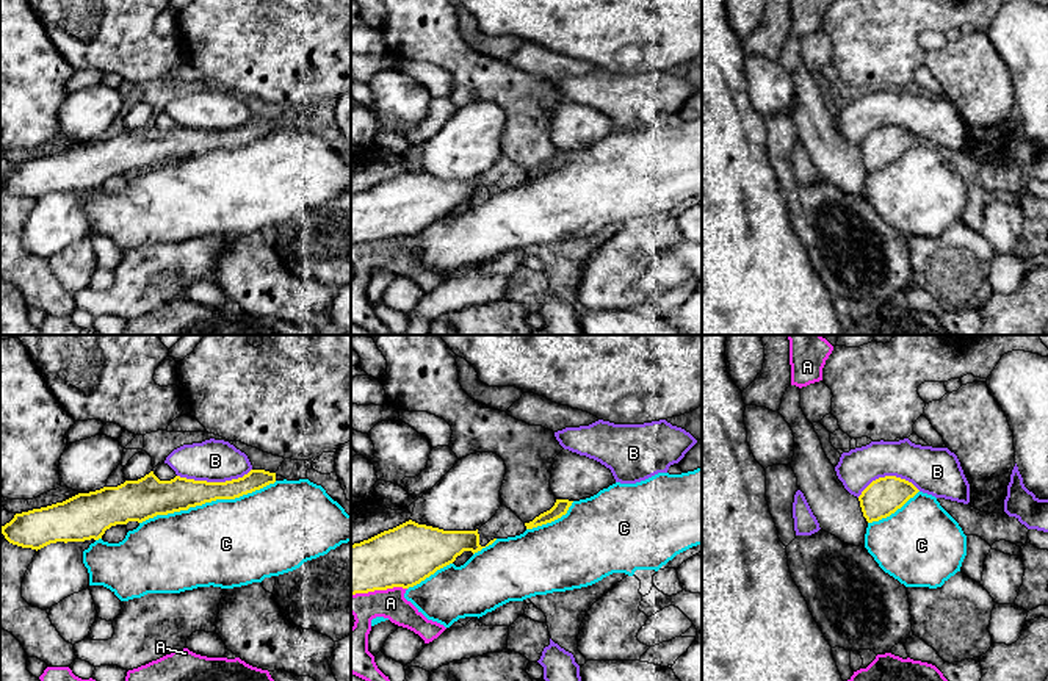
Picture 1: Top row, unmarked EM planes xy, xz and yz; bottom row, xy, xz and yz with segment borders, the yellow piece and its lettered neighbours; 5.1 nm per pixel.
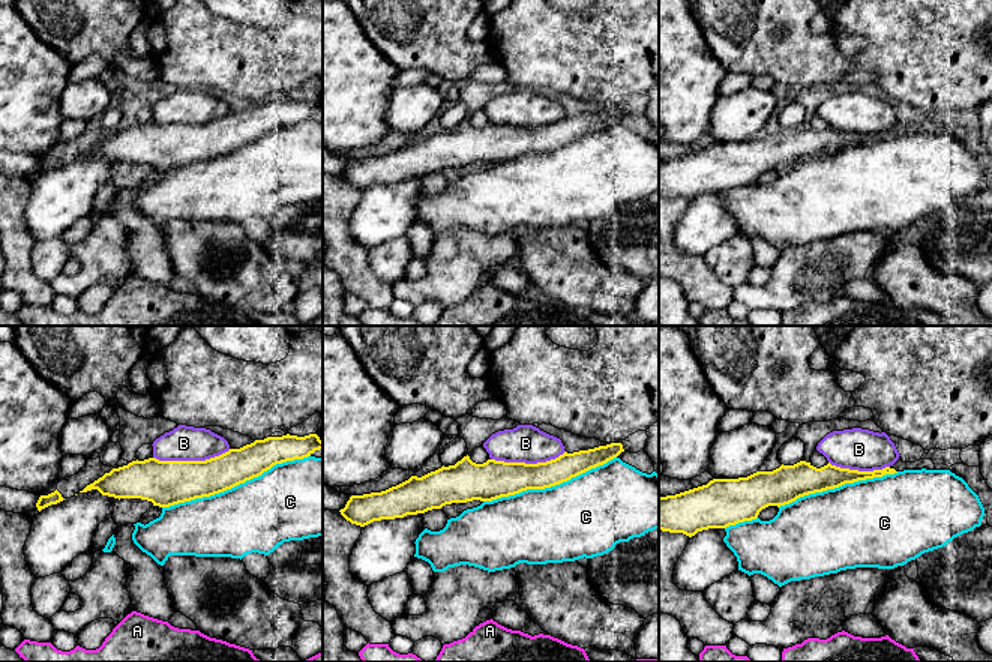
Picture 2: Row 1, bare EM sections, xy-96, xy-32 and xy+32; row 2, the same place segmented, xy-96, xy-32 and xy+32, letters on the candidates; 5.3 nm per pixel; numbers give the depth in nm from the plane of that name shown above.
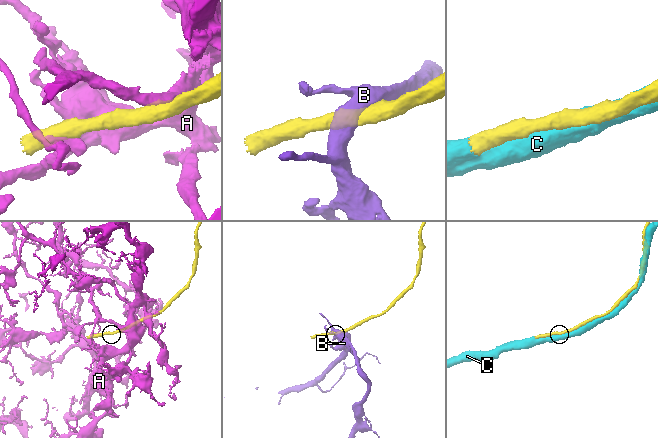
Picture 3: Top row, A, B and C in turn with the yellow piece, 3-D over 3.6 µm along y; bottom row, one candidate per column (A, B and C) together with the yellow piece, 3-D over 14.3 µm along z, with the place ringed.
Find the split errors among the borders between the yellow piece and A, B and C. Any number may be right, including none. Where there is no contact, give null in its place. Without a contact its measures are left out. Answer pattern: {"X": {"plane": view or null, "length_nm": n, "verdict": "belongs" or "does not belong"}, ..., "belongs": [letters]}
{"A": {"plane": "xz", "length_nm": 300, "verdict": "does not belong"}, "B": {"plane": "xy", "length_nm": 380, "verdict": "does not belong"}, "C": {"plane": "xy", "length_nm": 750, "verdict": "belongs"}, "belongs": ["C"]}

